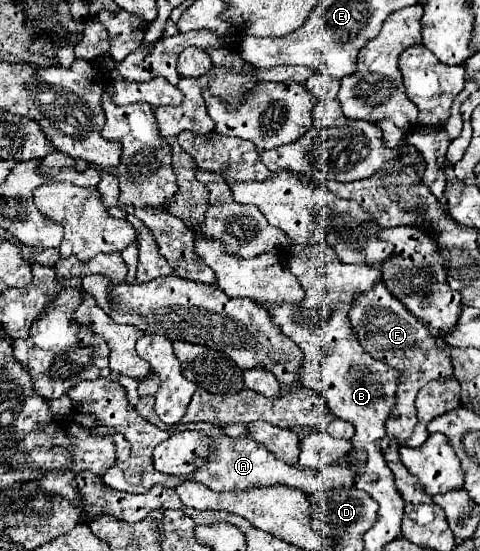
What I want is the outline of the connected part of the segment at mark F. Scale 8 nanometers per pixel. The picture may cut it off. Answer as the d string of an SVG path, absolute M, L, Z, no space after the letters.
M378 283L372 291L360 295L352 309L350 309L350 323L356 331L360 345L364 351L368 351L376 361L388 363L392 369L398 369L402 375L406 375L406 383L398 383L396 389L396 407L392 409L392 415L386 423L388 439L398 439L400 443L408 439L416 425L416 407L414 399L418 391L432 379L444 381L452 379L452 363L448 359L448 347L438 345L436 339L430 335L428 327L416 319L396 297L390 295L390 291L384 287L384 283Z

